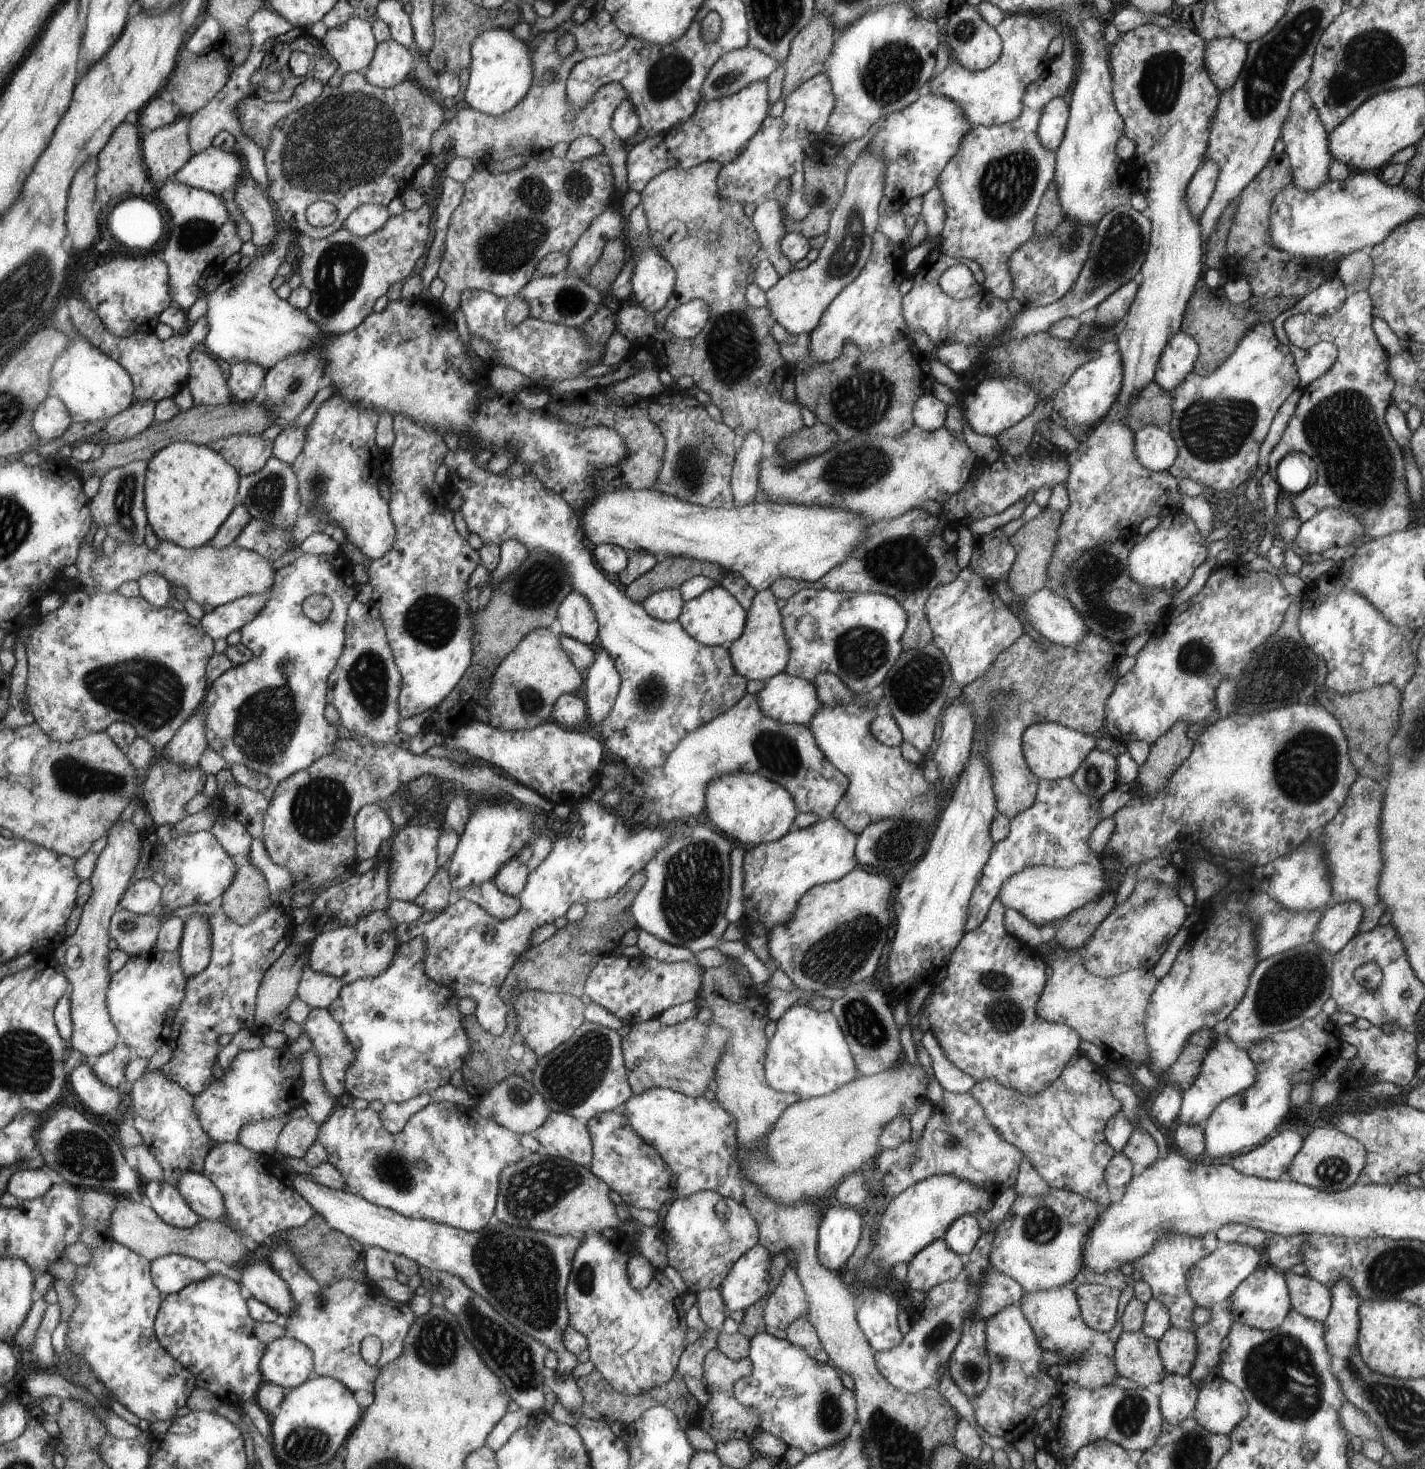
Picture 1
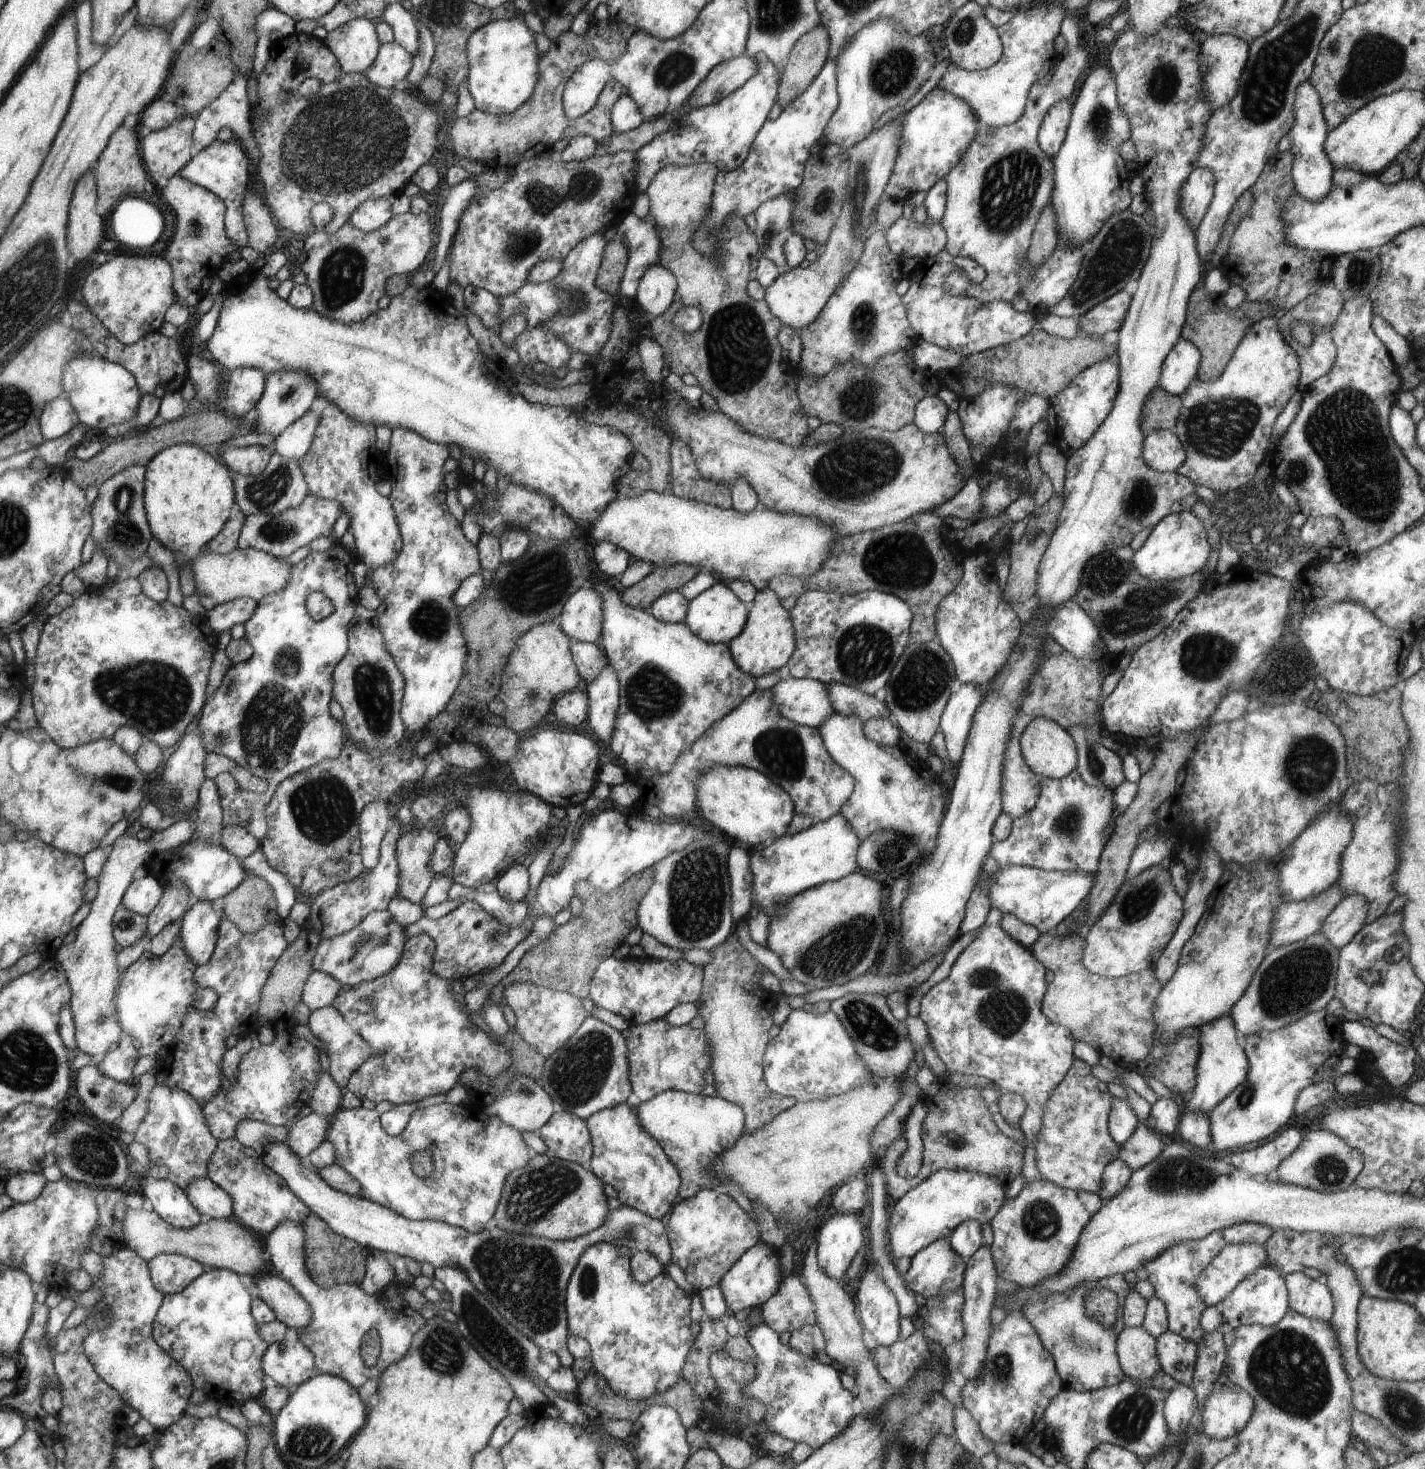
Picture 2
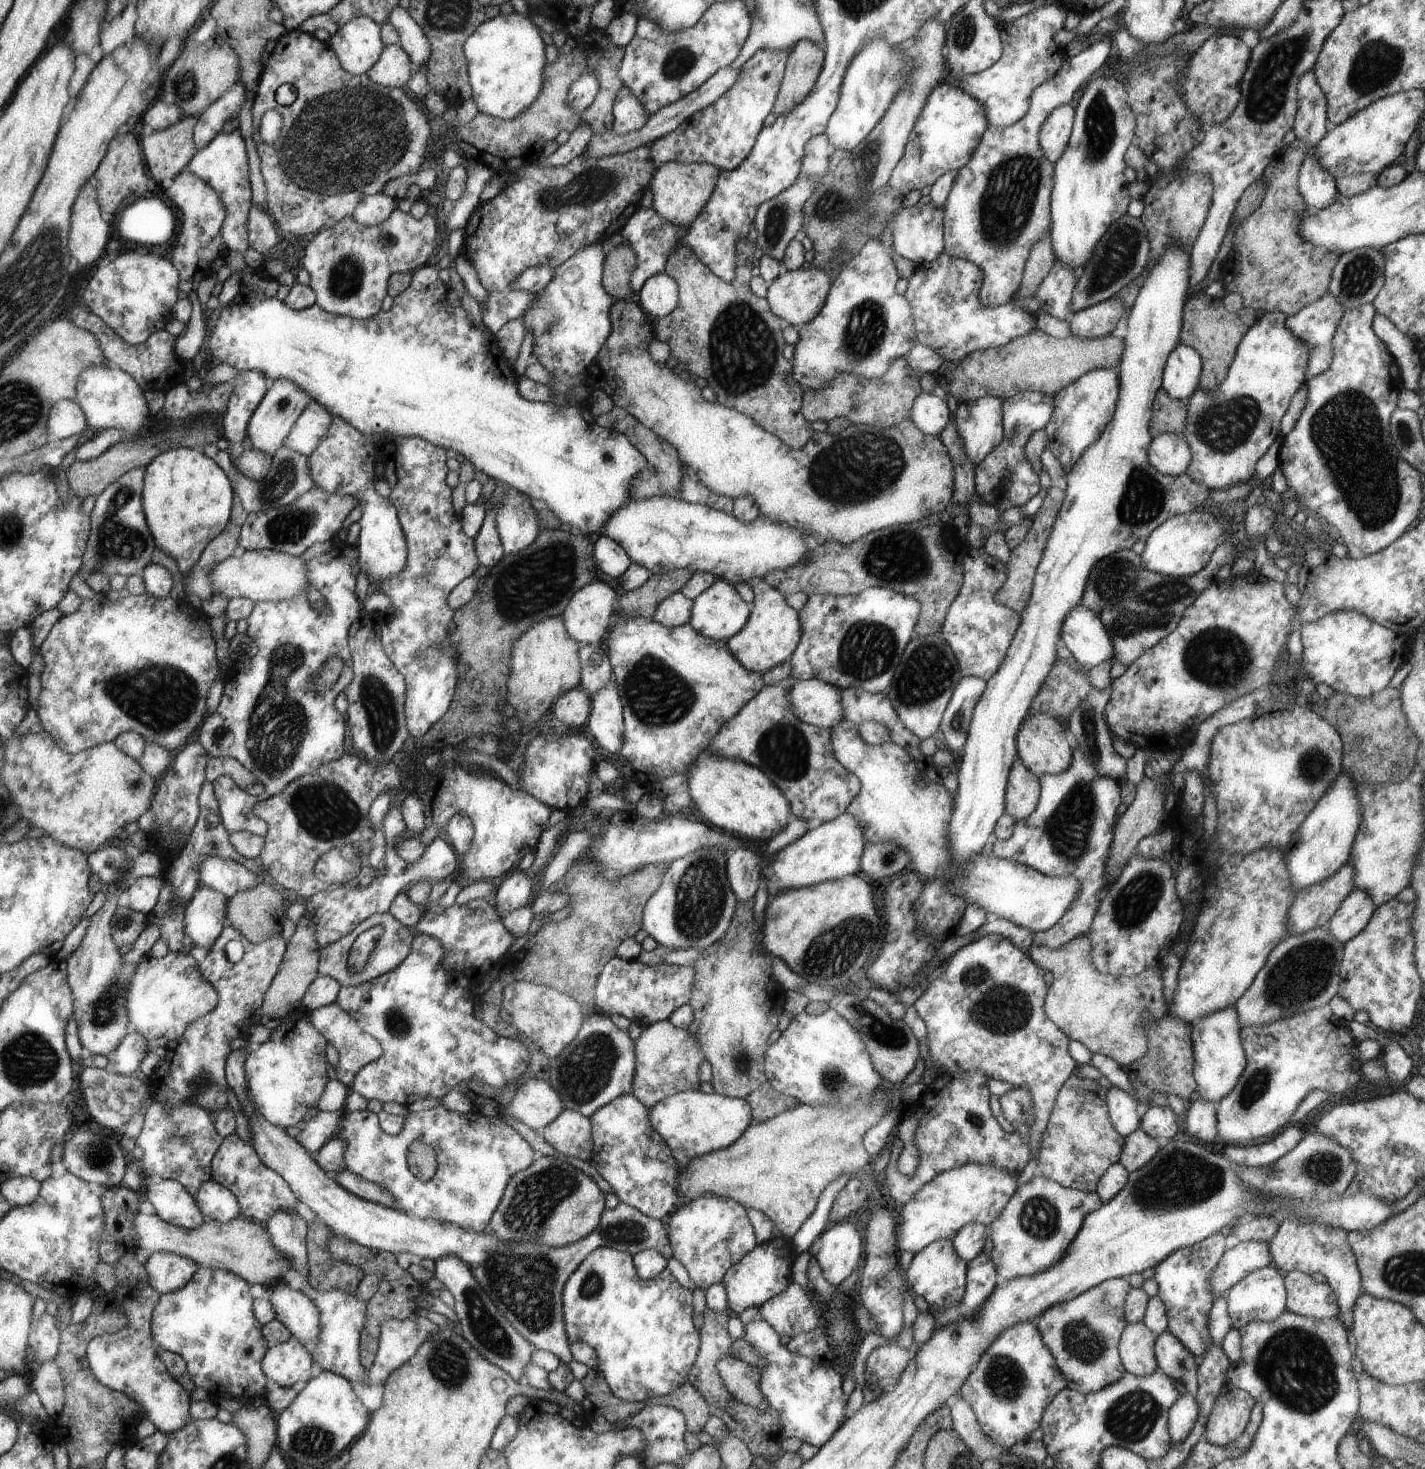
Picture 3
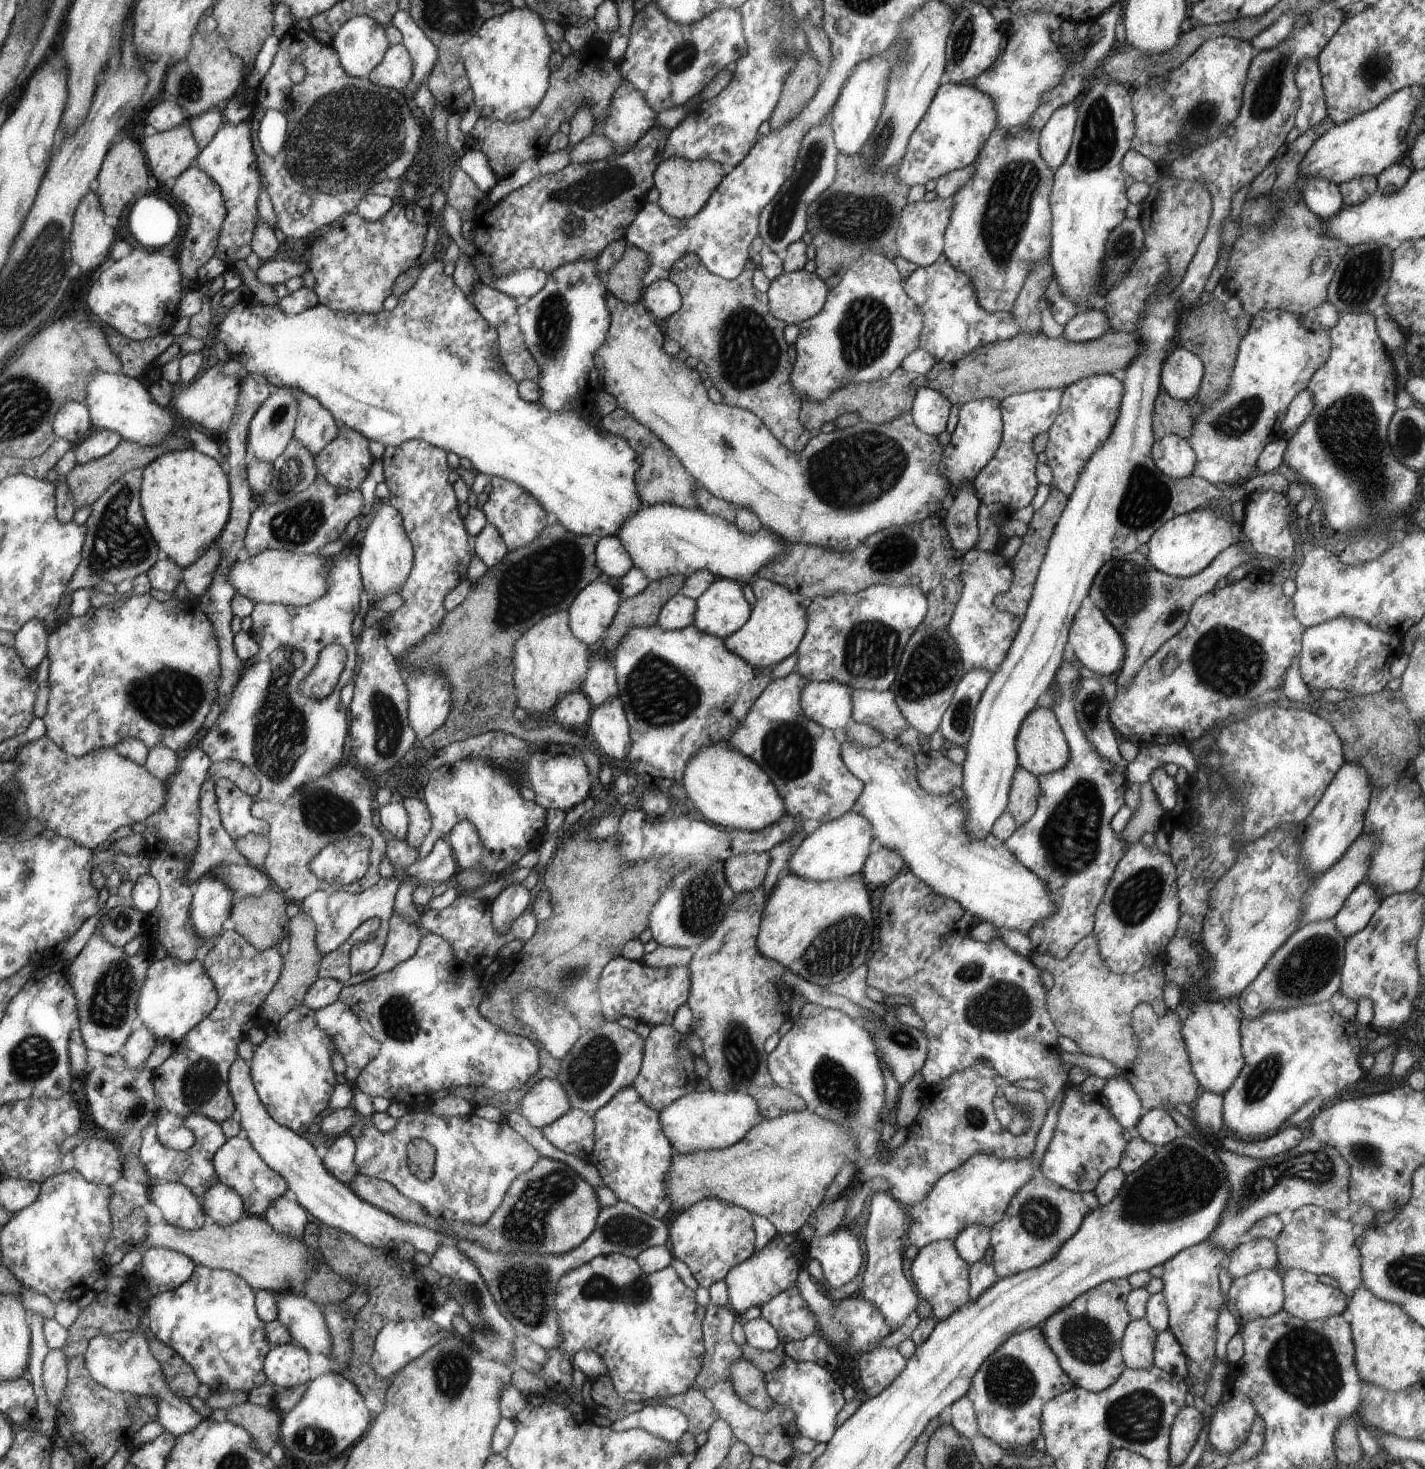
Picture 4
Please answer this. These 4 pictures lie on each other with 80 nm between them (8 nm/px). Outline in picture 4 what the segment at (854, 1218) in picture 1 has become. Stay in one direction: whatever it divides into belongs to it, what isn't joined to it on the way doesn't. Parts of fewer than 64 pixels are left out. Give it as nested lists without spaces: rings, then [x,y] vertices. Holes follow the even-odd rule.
[[[838,1228],[832,1234],[814,1237],[810,1244],[809,1258],[821,1264],[828,1288],[839,1289],[860,1275],[864,1256],[852,1232]]]

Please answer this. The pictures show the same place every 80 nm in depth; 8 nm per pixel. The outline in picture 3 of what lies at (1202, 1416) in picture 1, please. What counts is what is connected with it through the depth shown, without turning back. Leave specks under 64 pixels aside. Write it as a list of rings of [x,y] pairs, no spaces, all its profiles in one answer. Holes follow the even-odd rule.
[[[1242,1389],[1220,1395],[1208,1419],[1208,1442],[1221,1447],[1233,1443],[1244,1432],[1254,1404],[1252,1396]]]

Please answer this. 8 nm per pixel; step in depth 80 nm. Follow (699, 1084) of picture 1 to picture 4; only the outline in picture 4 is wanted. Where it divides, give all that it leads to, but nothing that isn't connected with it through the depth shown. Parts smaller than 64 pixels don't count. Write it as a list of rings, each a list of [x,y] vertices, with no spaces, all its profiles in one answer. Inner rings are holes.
[[[672,1025],[653,1026],[648,1037],[644,1039],[643,1066],[633,1087],[639,1092],[645,1103],[658,1112],[672,1104],[677,1098],[696,1090],[694,1078],[688,1080],[688,1074],[676,1056],[676,1046],[682,1042],[684,1042],[684,1036],[678,1034]]]

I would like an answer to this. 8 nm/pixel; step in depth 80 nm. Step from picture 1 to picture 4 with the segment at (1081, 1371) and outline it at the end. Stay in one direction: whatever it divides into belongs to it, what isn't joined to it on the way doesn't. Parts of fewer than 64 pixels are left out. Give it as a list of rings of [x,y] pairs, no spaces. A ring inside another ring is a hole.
[[[1127,1278],[1103,1282],[1081,1294],[1041,1326],[1047,1343],[1058,1357],[1059,1365],[1073,1380],[1074,1386],[1098,1392],[1112,1386],[1122,1372],[1127,1369],[1121,1353],[1121,1340],[1126,1327],[1133,1319],[1126,1306],[1126,1297],[1132,1289]]]

